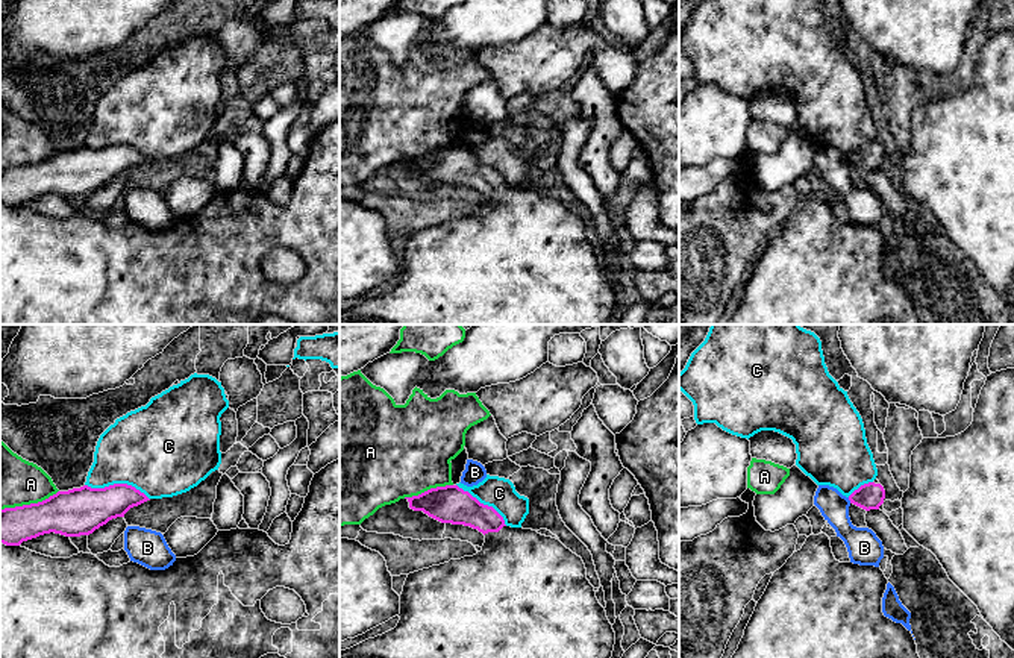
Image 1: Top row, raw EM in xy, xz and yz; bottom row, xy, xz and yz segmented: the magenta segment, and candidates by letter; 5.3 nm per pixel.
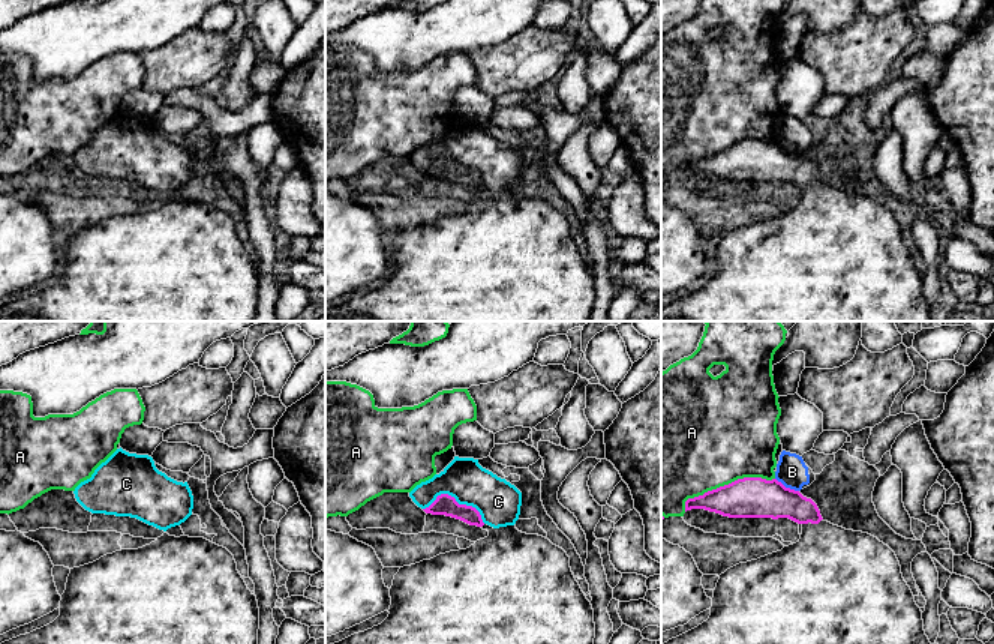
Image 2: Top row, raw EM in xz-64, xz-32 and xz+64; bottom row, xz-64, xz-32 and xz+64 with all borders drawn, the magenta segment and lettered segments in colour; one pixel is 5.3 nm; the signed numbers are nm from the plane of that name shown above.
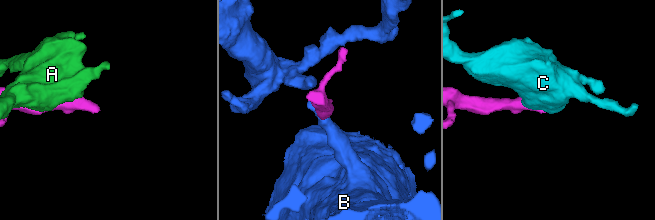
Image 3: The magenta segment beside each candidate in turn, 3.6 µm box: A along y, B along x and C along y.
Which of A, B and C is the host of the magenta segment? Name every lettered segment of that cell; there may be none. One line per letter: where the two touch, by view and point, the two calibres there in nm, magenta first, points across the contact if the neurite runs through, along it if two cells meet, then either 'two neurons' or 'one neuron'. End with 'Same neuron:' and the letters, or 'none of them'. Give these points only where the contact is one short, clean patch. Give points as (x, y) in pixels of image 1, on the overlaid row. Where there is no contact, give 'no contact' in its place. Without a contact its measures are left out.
A: contact xy (31, 504); calibres 240 and 300 nm; two neurons
B: contact yz (849, 499); calibres 140 and 170 nm; two neurons
C: contact xy (117, 484); calibres 260 and 420 nm; border xy (85, 484), (91, 487), (131, 484), (149, 499); two neurons
Same neuron: none of them

